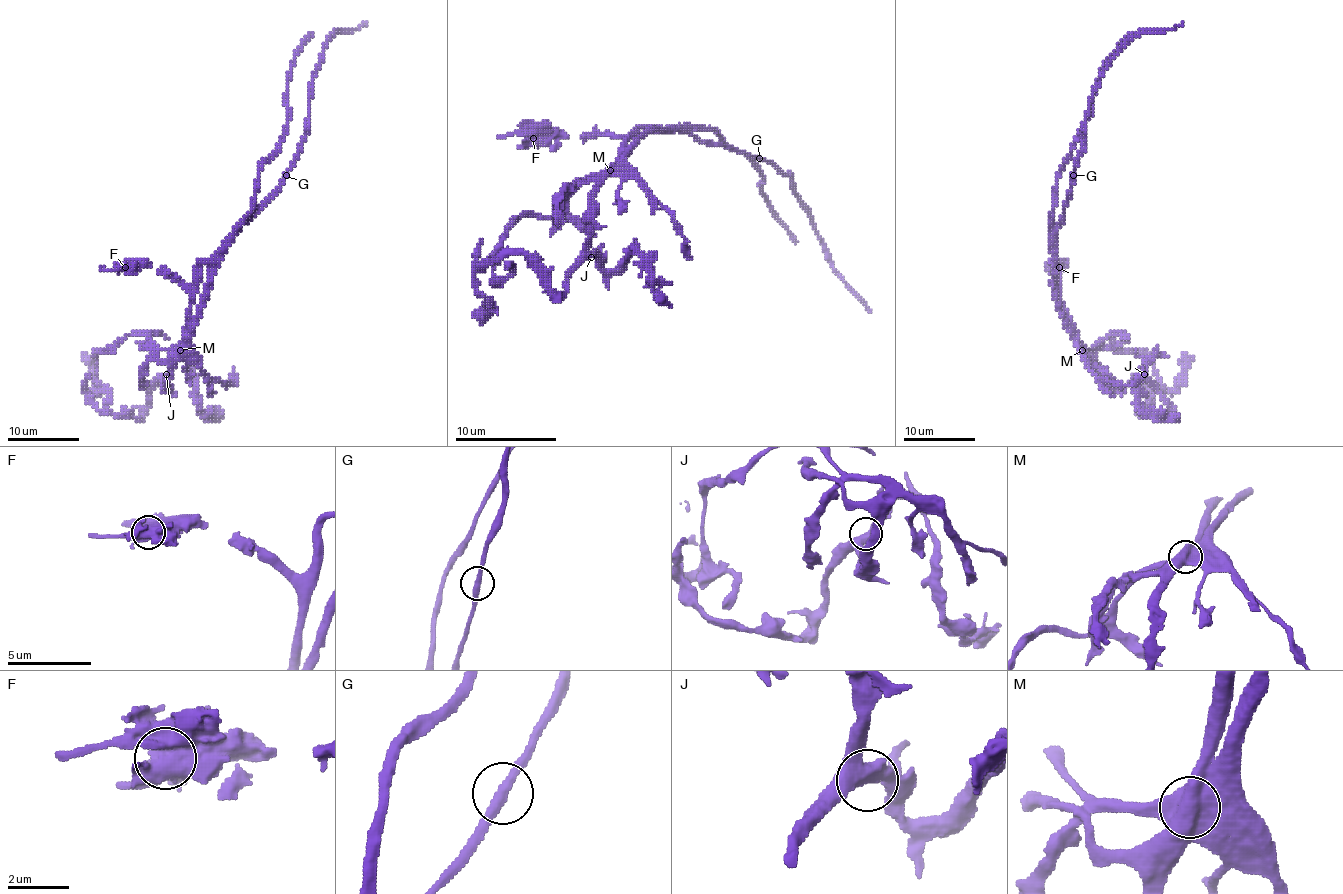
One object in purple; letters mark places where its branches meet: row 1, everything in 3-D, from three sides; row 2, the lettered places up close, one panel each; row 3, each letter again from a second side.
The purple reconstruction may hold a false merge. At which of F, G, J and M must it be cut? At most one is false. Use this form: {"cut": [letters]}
{"cut": ["M"]}

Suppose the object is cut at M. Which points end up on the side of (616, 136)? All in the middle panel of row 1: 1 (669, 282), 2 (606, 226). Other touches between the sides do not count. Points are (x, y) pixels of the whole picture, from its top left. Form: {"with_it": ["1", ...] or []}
{"with_it": ["1", "2"]}

